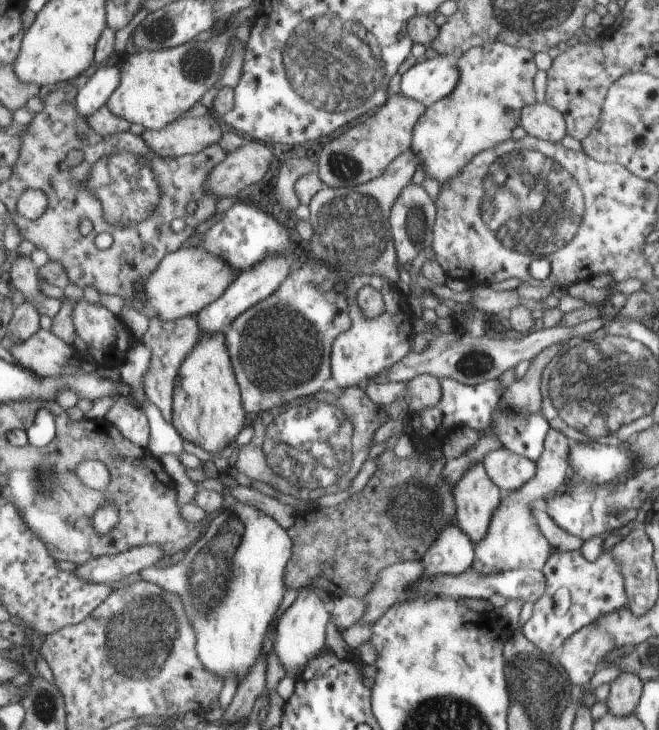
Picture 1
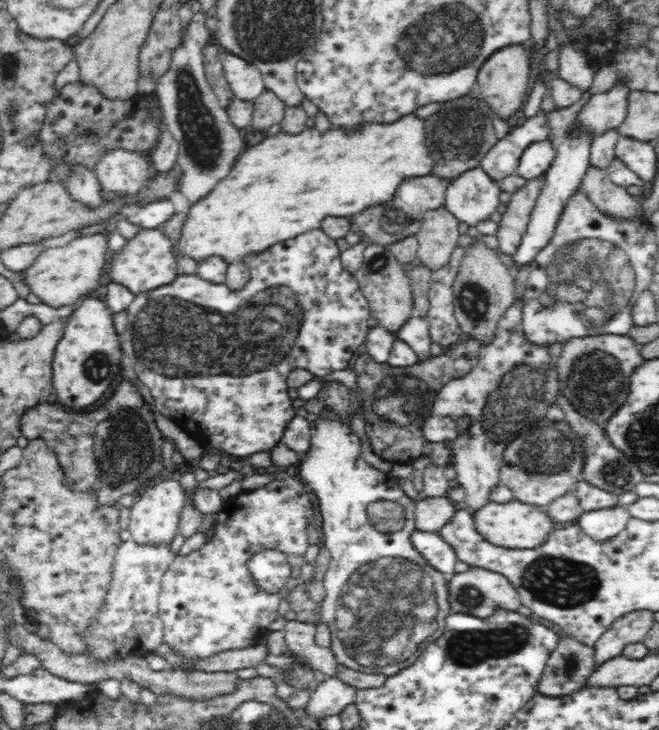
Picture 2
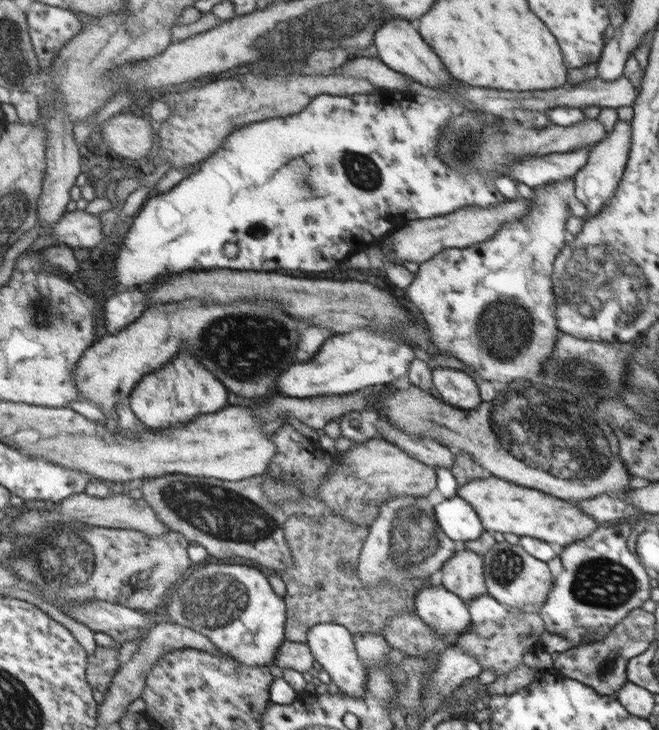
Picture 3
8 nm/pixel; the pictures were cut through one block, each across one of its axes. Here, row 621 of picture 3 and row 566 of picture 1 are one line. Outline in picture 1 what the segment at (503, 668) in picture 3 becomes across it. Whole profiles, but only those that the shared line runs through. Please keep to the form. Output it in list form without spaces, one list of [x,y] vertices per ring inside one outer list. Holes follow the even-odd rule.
[[[549,430],[542,456],[535,462],[535,476],[521,489],[509,493],[500,502],[485,538],[477,545],[473,545],[473,559],[470,568],[475,573],[483,576],[519,568],[540,571],[545,565],[553,549],[539,532],[529,507],[541,507],[543,500],[553,494],[559,485],[566,482],[570,469],[568,464],[570,446],[570,440],[555,430]]]

